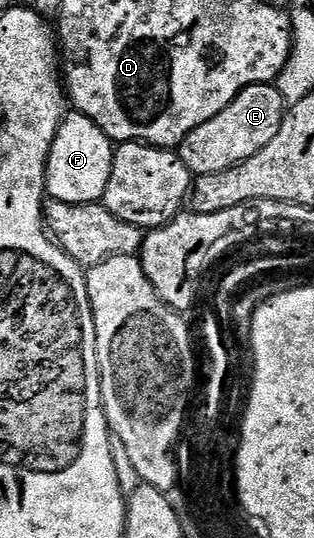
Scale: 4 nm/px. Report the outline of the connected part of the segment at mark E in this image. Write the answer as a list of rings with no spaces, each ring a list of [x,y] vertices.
[[[276,83],[247,86],[215,118],[207,118],[203,126],[195,126],[179,146],[179,155],[183,166],[193,173],[194,177],[207,174],[219,174],[231,170],[239,162],[247,162],[251,154],[259,154],[283,126],[287,101],[278,90]]]

